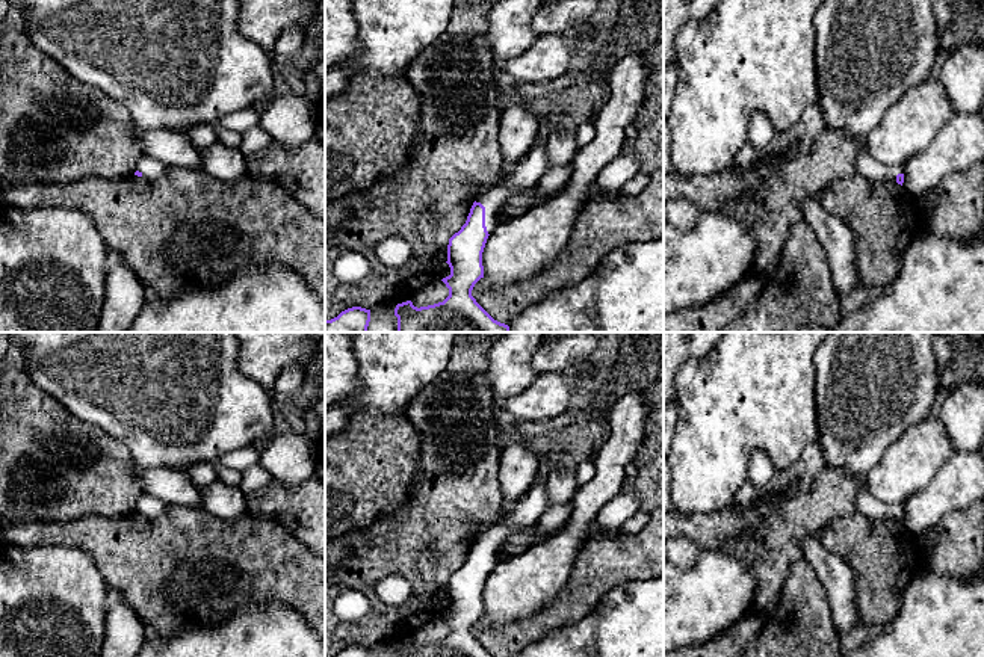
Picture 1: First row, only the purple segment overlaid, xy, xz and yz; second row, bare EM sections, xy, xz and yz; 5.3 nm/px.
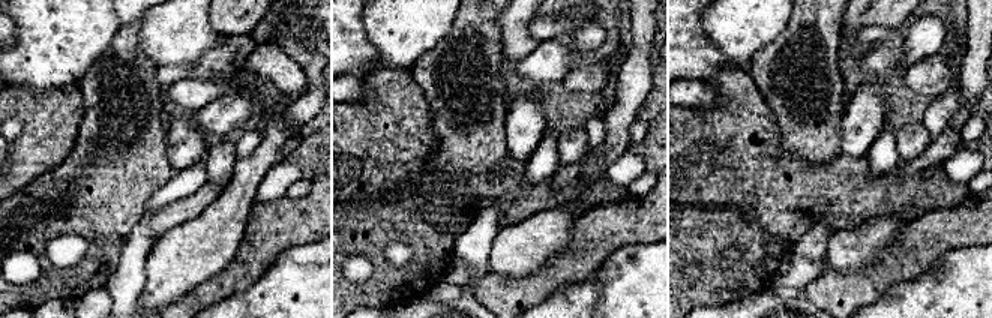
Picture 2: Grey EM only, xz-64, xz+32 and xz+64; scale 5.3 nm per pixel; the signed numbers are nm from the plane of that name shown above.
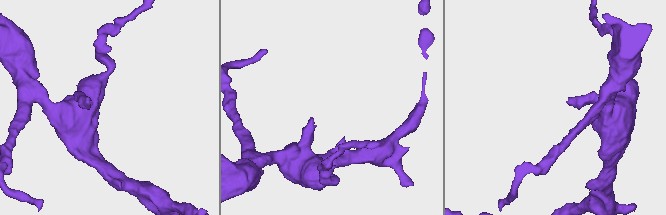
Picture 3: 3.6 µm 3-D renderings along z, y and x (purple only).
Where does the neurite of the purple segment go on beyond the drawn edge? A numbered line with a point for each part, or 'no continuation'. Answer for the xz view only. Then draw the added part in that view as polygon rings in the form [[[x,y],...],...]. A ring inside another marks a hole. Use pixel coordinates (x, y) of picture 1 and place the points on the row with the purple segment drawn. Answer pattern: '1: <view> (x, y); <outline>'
1: xz (526, 174); [[[537,139],[535,145],[515,165],[515,168],[496,186],[485,190],[476,202],[485,207],[485,227],[488,234],[499,224],[499,213],[503,204],[511,201],[515,193],[532,189],[541,177],[549,171],[546,157],[546,140]]]

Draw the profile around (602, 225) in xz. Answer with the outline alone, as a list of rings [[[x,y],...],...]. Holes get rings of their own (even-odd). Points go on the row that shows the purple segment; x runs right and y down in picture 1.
[[[664,169],[651,172],[648,186],[636,196],[620,193],[585,202],[562,252],[532,278],[499,290],[481,278],[472,290],[472,296],[494,320],[509,325],[521,311],[538,304],[552,291],[576,285],[588,278],[603,257],[620,245],[653,239],[664,239]]]

